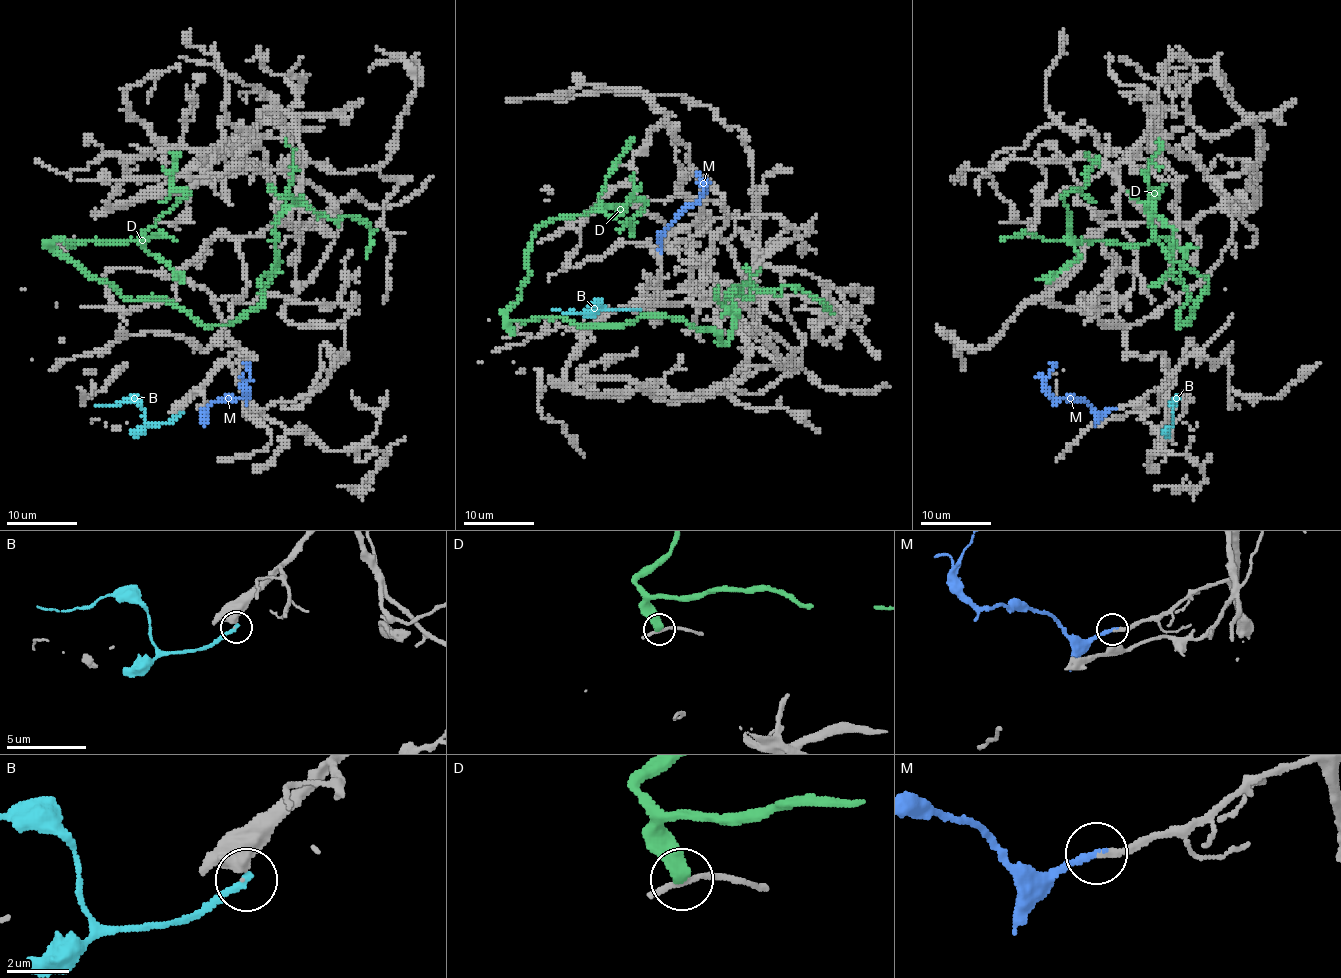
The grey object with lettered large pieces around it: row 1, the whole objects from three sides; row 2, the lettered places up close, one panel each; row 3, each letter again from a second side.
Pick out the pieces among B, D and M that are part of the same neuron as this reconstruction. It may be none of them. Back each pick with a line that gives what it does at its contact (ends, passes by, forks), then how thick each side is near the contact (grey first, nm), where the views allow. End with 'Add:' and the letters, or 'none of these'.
M: it ends there; 190 nm thick on the grey side, 200 nm on the other
Add: M

